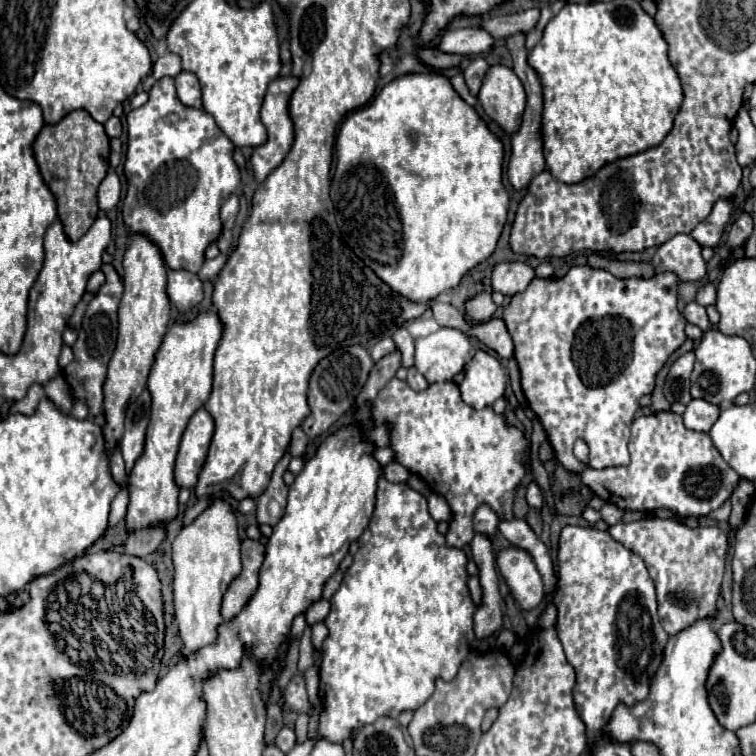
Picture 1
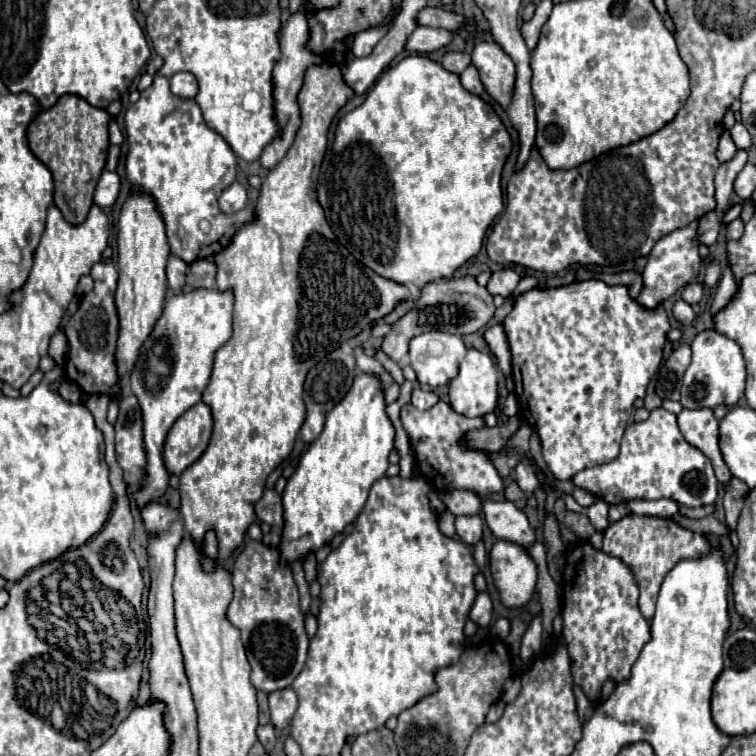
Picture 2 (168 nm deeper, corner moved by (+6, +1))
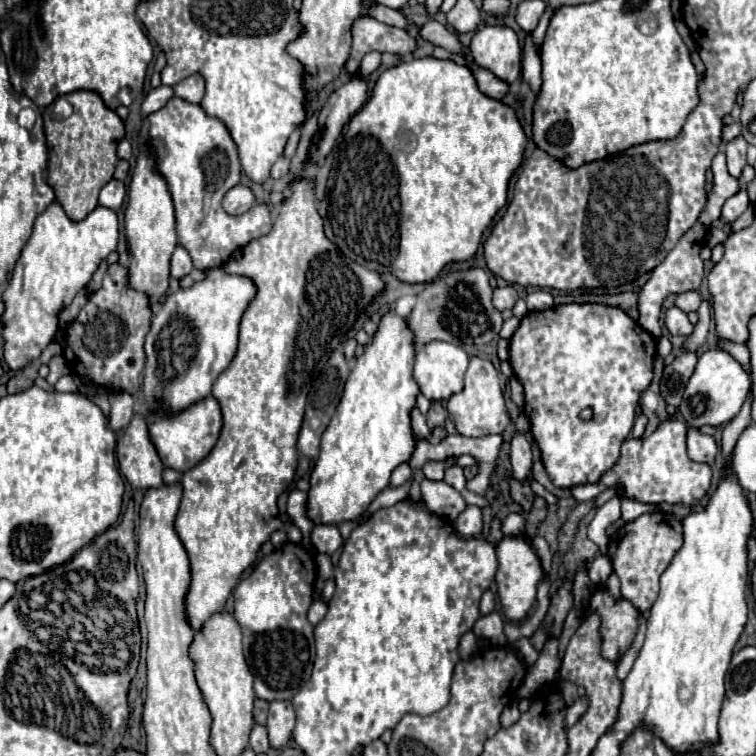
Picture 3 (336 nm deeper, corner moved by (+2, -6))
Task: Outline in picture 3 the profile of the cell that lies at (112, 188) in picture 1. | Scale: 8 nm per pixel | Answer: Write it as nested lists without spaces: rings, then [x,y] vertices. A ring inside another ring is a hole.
[[[111,179],[99,193],[99,205],[109,207],[113,211],[119,211],[123,201],[125,201],[125,185],[123,185],[123,181]]]

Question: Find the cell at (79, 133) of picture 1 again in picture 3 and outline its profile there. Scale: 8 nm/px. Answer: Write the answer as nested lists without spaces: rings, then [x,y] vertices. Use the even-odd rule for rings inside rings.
[[[75,91],[63,95],[63,99],[73,107],[69,117],[57,117],[53,105],[43,111],[43,129],[49,149],[49,175],[47,183],[55,191],[55,199],[65,209],[71,221],[83,221],[95,207],[99,191],[105,183],[113,179],[117,165],[117,141],[125,137],[125,127],[119,115],[107,107],[97,93]]]

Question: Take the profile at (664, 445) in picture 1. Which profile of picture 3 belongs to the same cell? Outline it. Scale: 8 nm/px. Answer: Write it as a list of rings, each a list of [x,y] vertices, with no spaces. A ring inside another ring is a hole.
[[[667,419],[649,437],[629,437],[621,445],[621,457],[607,473],[601,475],[597,483],[585,483],[573,487],[573,497],[577,501],[591,501],[605,489],[619,489],[623,497],[641,503],[675,503],[675,505],[697,505],[711,487],[711,467],[705,463],[695,463],[685,451],[687,423],[679,419]]]

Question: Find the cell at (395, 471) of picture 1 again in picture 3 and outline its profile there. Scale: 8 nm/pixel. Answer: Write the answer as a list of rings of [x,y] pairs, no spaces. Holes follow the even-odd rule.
[[[403,463],[403,465],[399,465],[395,471],[393,471],[393,475],[391,475],[391,487],[401,487],[401,485],[405,485],[407,481],[409,481],[409,477],[411,477],[411,467],[407,465],[407,463]]]

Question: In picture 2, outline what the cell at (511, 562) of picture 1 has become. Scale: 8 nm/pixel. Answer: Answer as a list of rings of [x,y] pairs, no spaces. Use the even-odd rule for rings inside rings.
[[[497,540],[489,552],[491,576],[507,608],[525,606],[537,584],[537,566],[529,552],[513,542]]]

